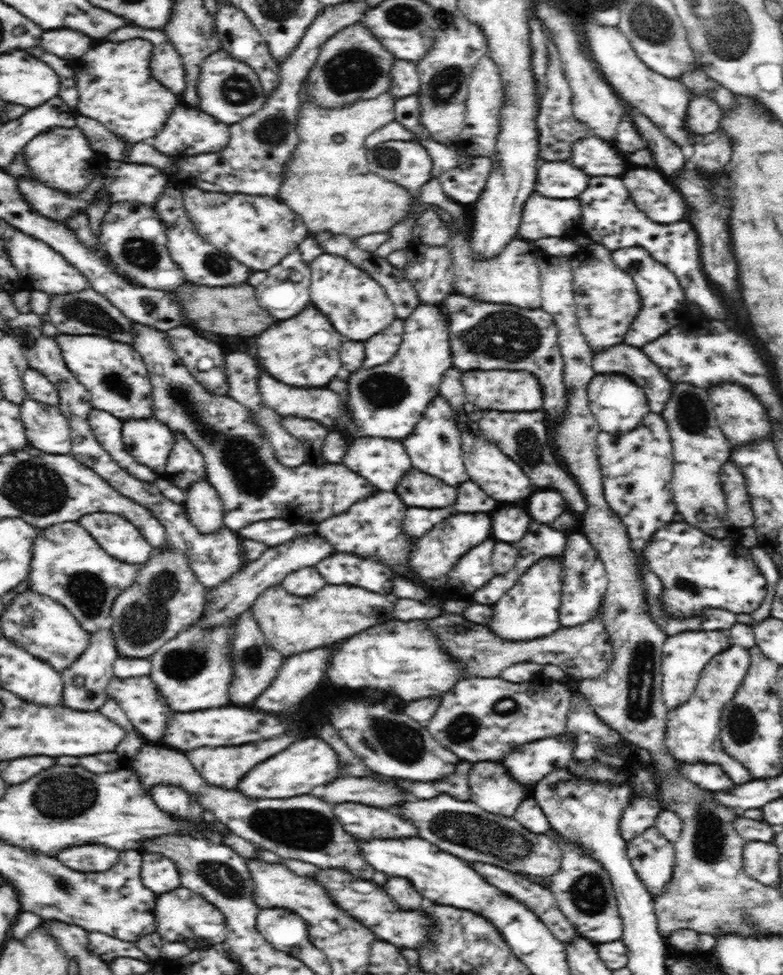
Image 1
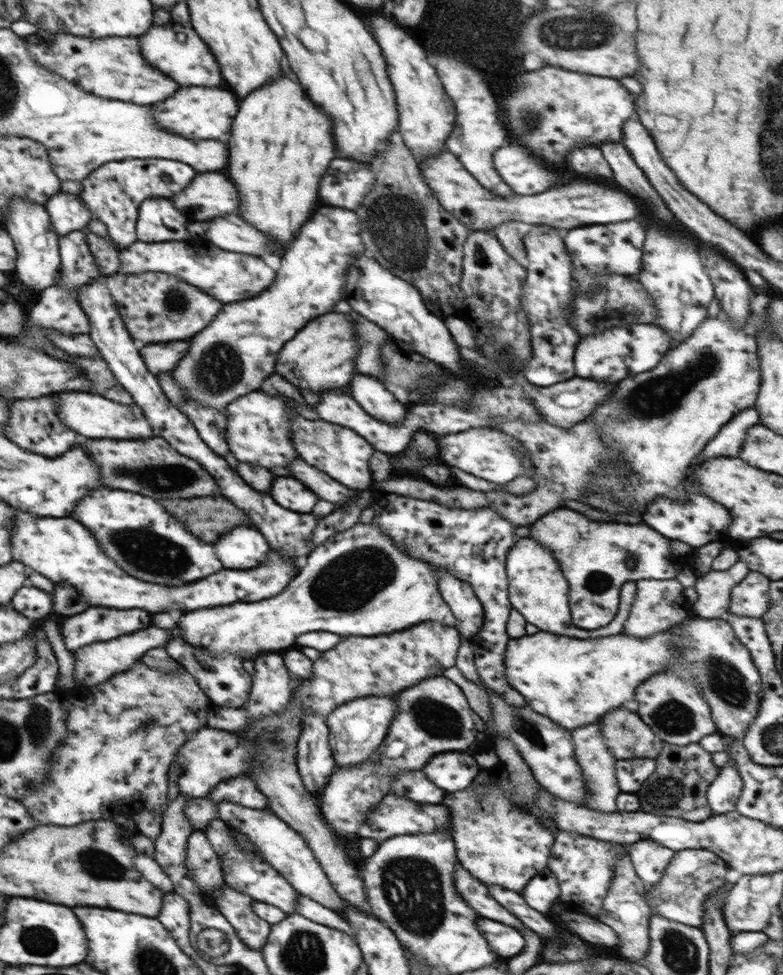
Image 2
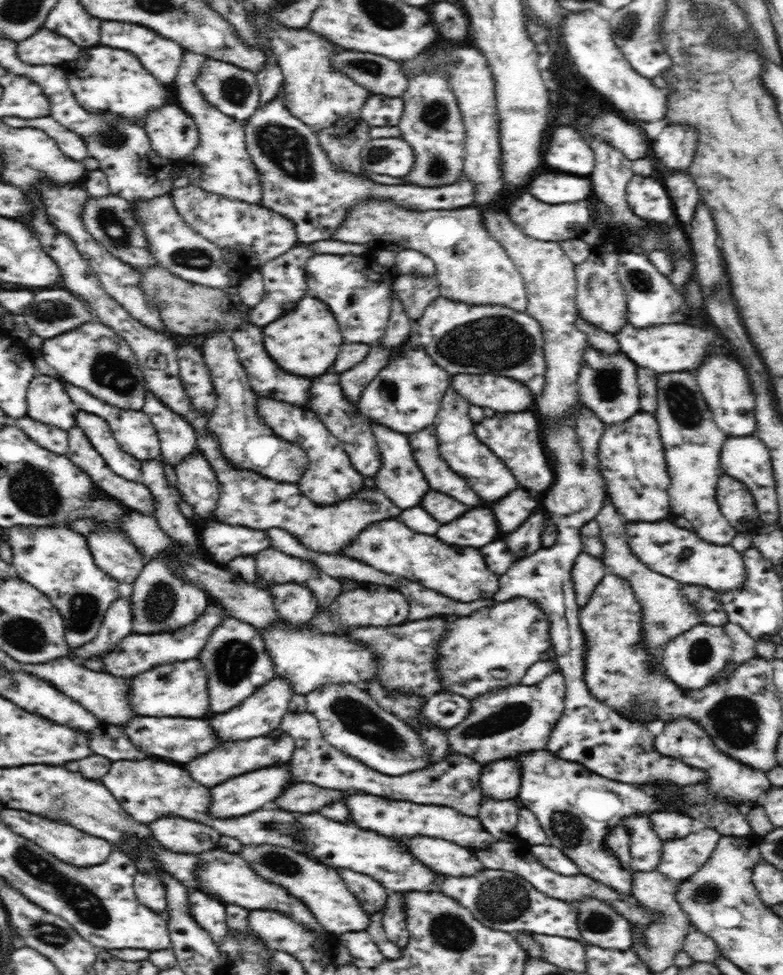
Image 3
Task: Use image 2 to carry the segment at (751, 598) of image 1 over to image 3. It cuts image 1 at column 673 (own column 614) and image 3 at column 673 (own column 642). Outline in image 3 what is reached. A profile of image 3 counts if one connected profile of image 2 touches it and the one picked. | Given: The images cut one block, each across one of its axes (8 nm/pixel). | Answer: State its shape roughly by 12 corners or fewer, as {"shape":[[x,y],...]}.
{"shape":[[672,521],[627,522],[650,570],[720,592],[747,579],[731,544]]}

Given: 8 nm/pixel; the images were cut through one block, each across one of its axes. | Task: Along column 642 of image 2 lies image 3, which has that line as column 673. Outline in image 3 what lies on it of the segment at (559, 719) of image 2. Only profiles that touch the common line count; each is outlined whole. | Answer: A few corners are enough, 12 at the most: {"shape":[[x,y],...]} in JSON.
{"shape":[[698,624],[660,666],[685,691],[711,685],[733,655],[723,627]]}

